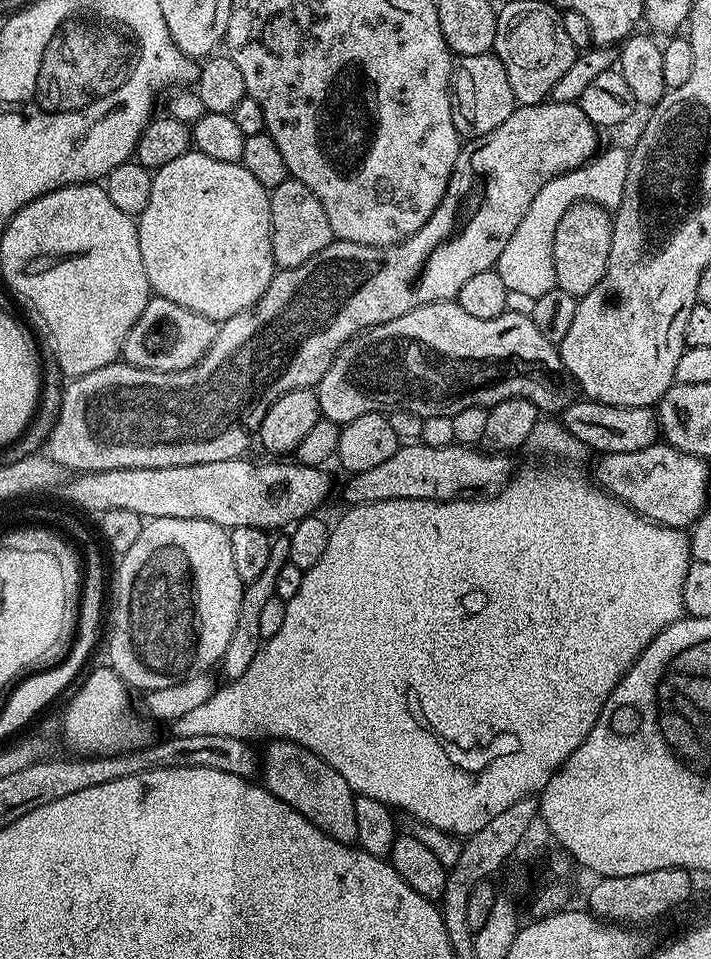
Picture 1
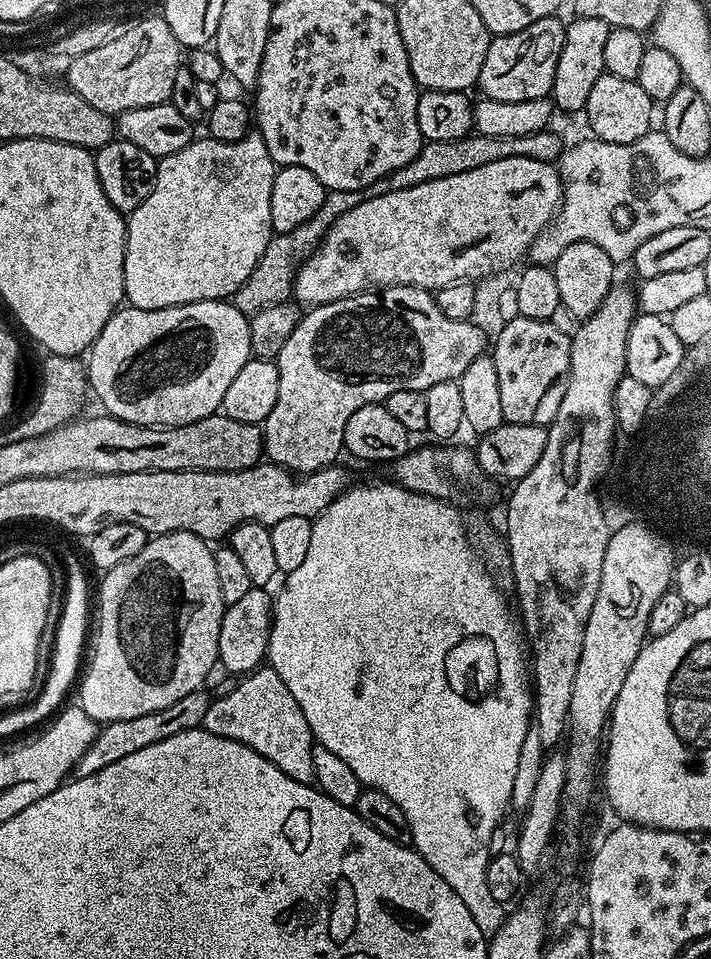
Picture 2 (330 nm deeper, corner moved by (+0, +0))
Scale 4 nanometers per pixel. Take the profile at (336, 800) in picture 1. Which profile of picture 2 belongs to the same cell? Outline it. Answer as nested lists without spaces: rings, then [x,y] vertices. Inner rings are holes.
[[[261,666],[235,681],[236,685],[225,696],[209,703],[203,727],[210,734],[230,738],[250,746],[262,754],[282,774],[290,774],[294,782],[312,784],[314,781],[314,737],[302,714],[302,706],[294,702],[294,694],[286,690],[286,682],[270,666]]]

